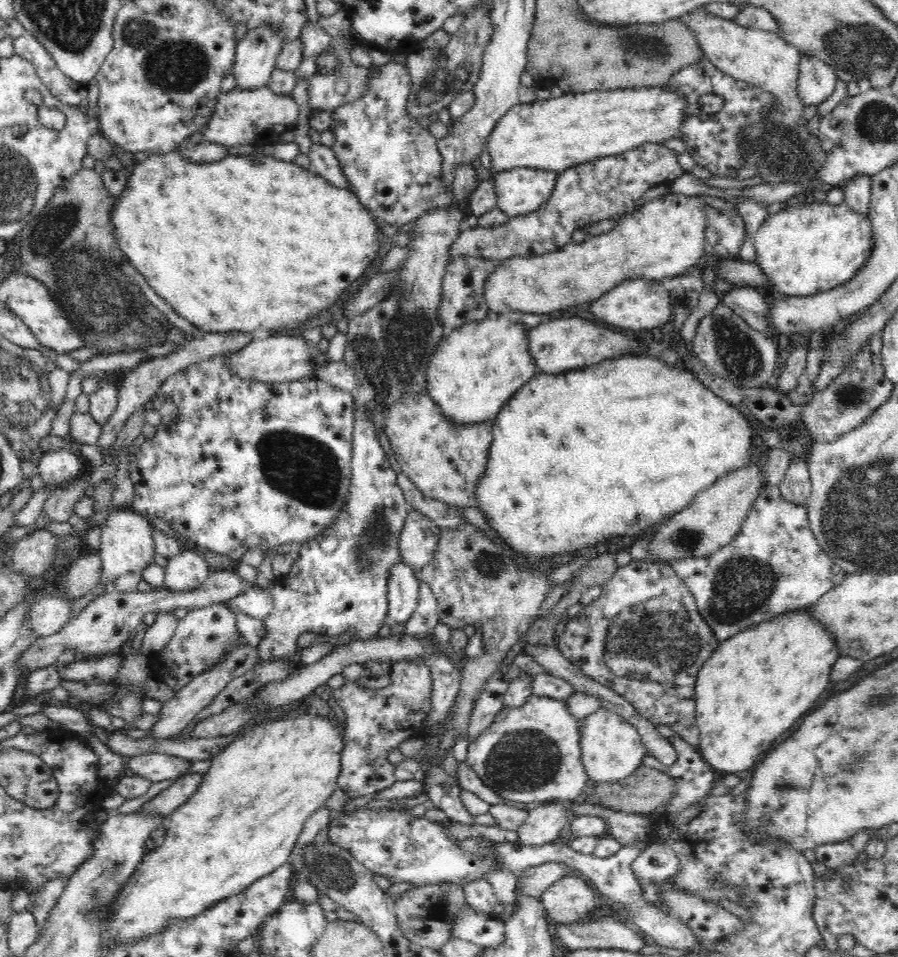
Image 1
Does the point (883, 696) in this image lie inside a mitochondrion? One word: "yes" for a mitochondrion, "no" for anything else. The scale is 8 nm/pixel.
yes

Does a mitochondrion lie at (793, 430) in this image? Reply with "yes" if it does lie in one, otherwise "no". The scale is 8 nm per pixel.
no

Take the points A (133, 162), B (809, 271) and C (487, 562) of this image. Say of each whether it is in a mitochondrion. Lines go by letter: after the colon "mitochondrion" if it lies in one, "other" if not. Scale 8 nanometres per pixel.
A: other
B: other
C: mitochondrion

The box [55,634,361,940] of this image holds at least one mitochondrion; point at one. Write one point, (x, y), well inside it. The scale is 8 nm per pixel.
(98, 899)

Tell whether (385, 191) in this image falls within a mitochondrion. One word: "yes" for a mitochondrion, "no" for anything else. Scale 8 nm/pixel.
no

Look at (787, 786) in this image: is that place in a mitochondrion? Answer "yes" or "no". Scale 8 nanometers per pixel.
yes

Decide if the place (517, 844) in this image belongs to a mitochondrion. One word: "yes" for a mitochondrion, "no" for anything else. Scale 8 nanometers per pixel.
no

